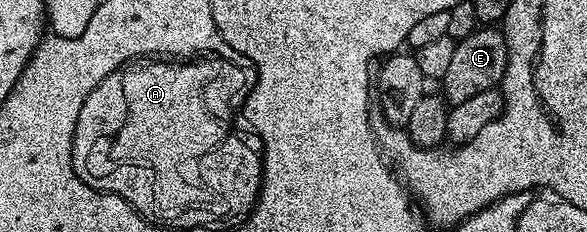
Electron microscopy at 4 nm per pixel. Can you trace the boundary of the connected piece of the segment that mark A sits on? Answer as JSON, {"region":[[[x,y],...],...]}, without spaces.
{"region":[[[203,56],[198,60],[151,60],[147,63],[149,63],[148,66],[143,66],[140,70],[128,70],[131,68],[127,68],[122,71],[128,114],[125,116],[120,131],[117,132],[111,142],[112,156],[122,162],[136,162],[139,166],[151,170],[157,179],[157,189],[162,201],[167,202],[167,206],[200,205],[208,215],[243,213],[246,215],[259,201],[259,187],[263,184],[263,163],[260,151],[256,147],[254,150],[253,147],[246,146],[237,135],[231,134],[231,117],[234,116],[235,110],[237,114],[237,107],[247,101],[249,74],[247,78],[246,72],[241,67],[234,66],[234,61],[231,58],[220,58],[218,56]]]}

